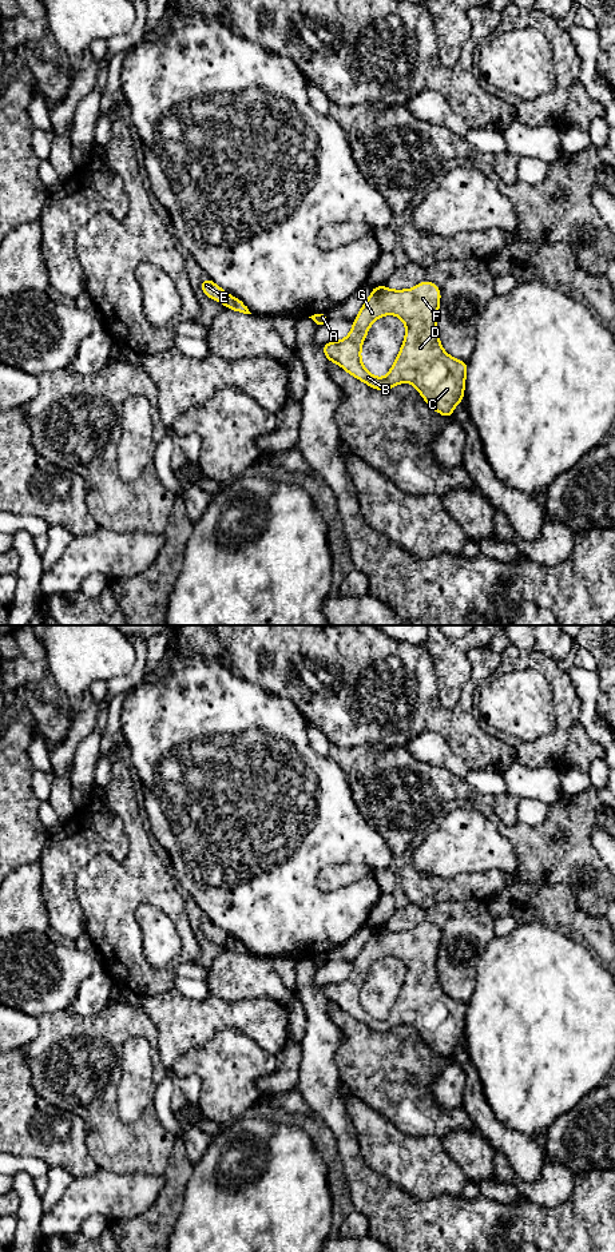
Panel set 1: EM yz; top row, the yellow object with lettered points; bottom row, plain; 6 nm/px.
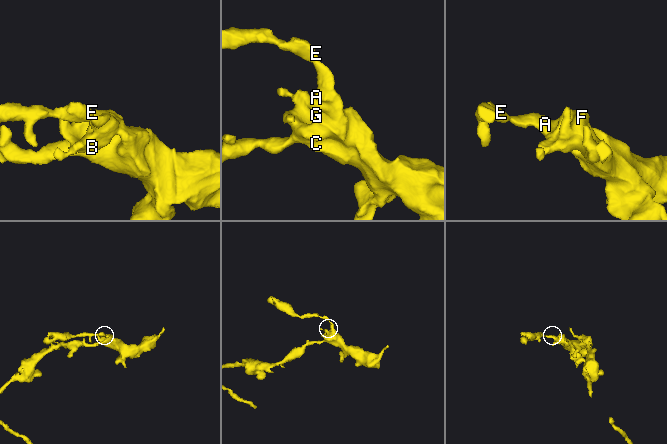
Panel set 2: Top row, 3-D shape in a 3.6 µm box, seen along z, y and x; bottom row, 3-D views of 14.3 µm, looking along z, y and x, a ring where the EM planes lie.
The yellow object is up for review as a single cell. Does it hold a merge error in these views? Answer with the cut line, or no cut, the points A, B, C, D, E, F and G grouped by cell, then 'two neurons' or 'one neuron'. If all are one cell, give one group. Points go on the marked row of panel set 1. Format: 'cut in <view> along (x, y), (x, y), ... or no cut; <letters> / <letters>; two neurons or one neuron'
cut in yz along (229, 294), (225, 303); A B C D F G / E; two neurons

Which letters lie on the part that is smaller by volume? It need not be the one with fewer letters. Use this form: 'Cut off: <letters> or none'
Cut off: E

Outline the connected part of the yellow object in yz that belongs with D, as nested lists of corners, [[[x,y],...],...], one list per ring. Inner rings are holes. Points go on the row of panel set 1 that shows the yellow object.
[[[424,281],[408,290],[389,290],[385,285],[372,287],[372,295],[365,301],[353,321],[352,330],[345,339],[326,342],[322,346],[329,362],[338,363],[345,371],[376,390],[389,390],[401,382],[412,383],[426,404],[451,418],[456,405],[464,401],[464,387],[468,363],[445,353],[437,335],[437,313],[440,309],[440,289]],[[382,315],[397,315],[406,327],[405,338],[392,369],[384,378],[372,375],[361,362],[361,347],[370,325]]]

